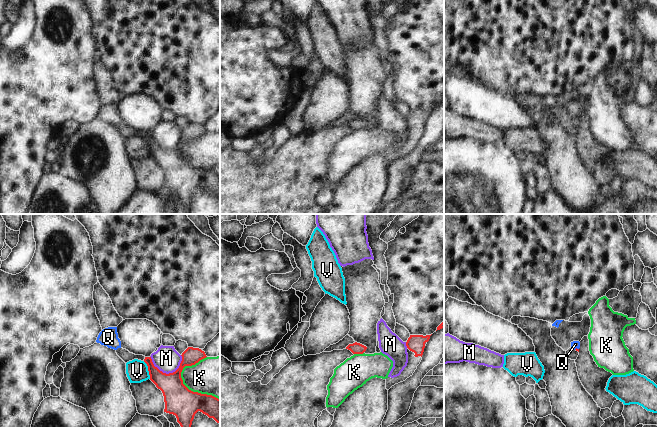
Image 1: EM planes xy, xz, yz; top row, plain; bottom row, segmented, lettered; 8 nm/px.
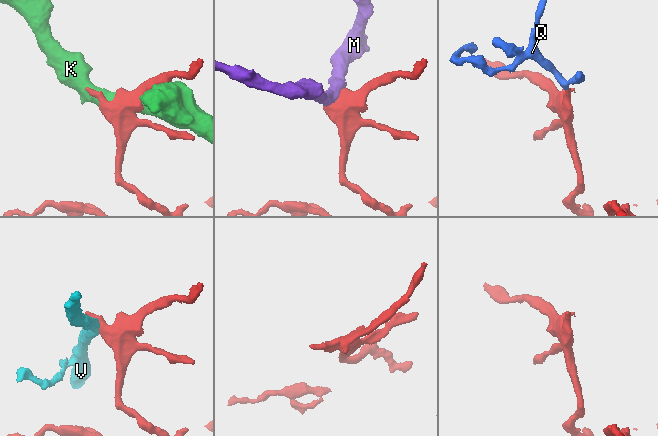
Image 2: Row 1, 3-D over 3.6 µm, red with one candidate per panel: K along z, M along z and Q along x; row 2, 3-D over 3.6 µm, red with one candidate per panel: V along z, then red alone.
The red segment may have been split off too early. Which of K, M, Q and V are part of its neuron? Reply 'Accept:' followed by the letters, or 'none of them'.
Accept: Q

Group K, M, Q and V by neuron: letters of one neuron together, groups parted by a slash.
K / M / Q / V

